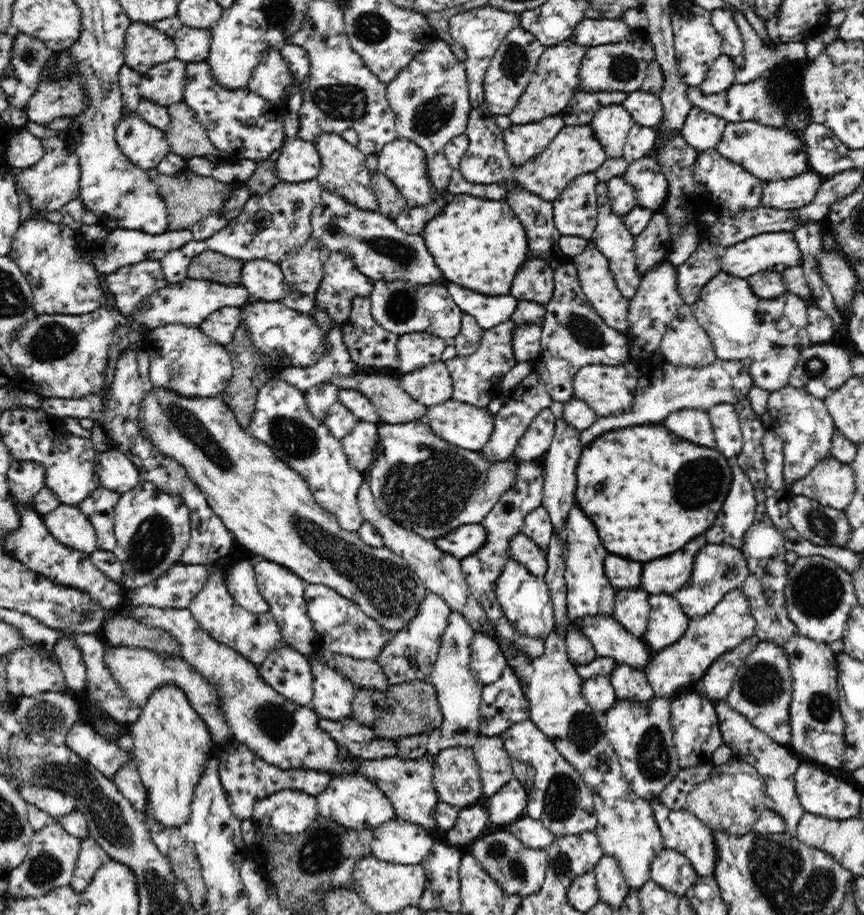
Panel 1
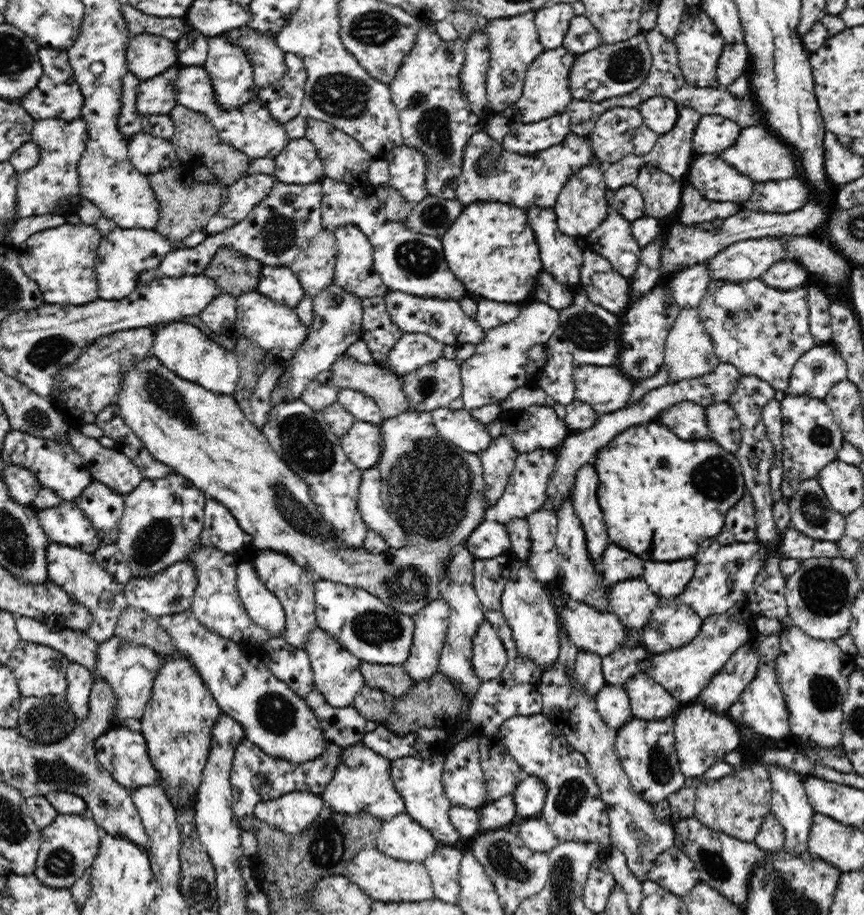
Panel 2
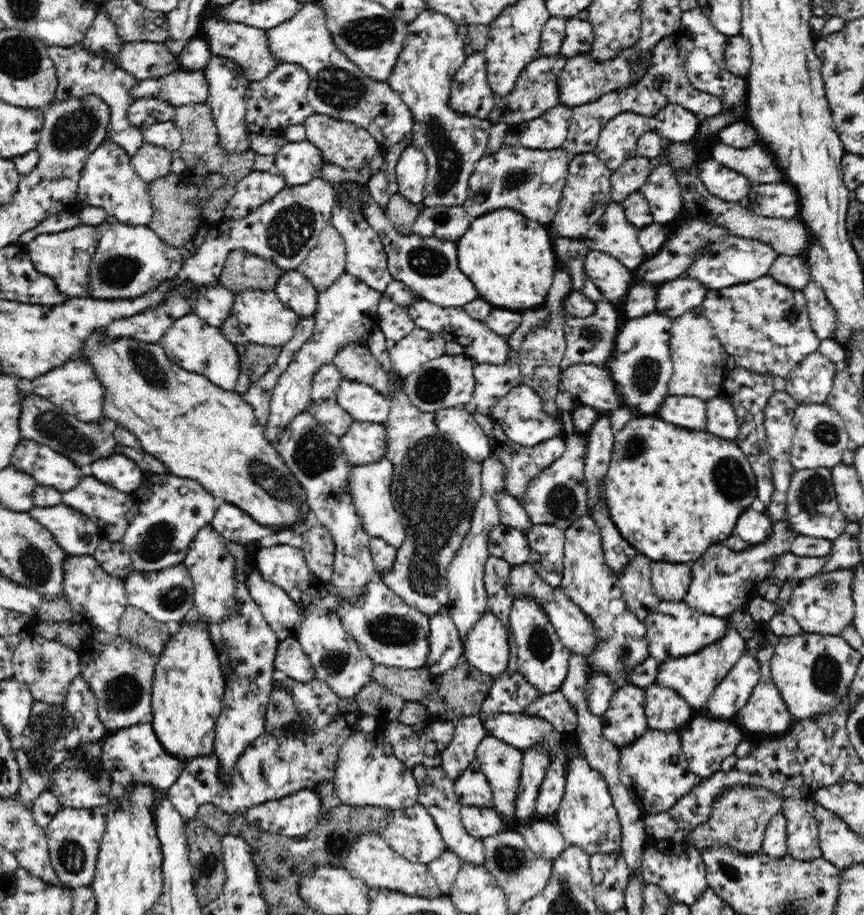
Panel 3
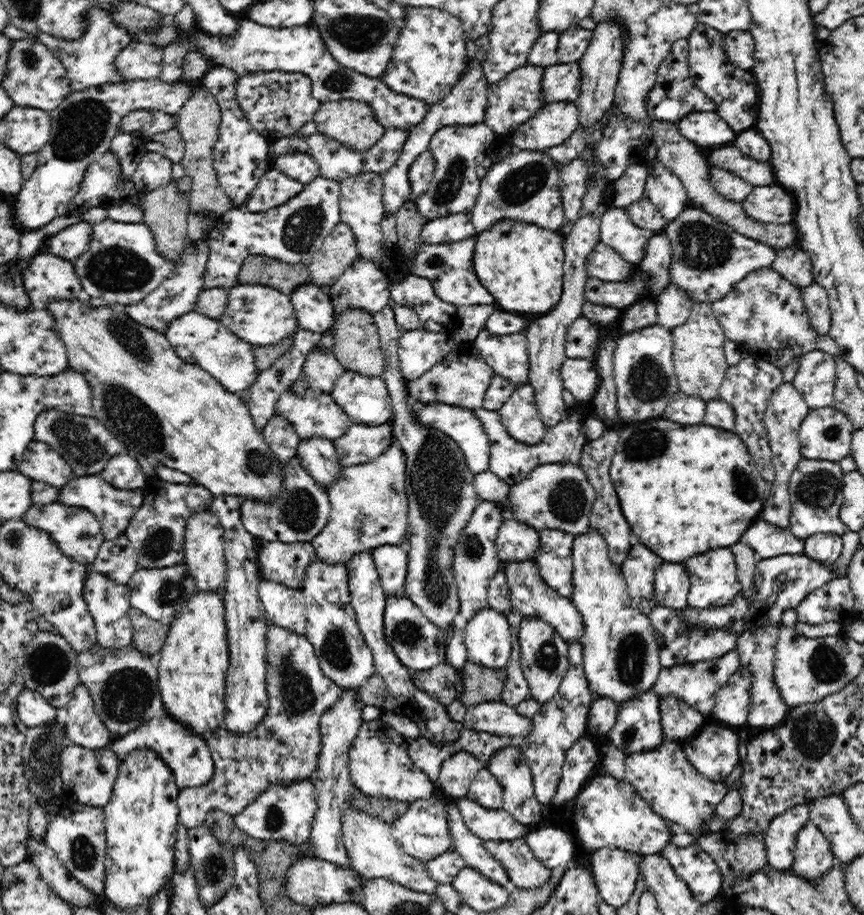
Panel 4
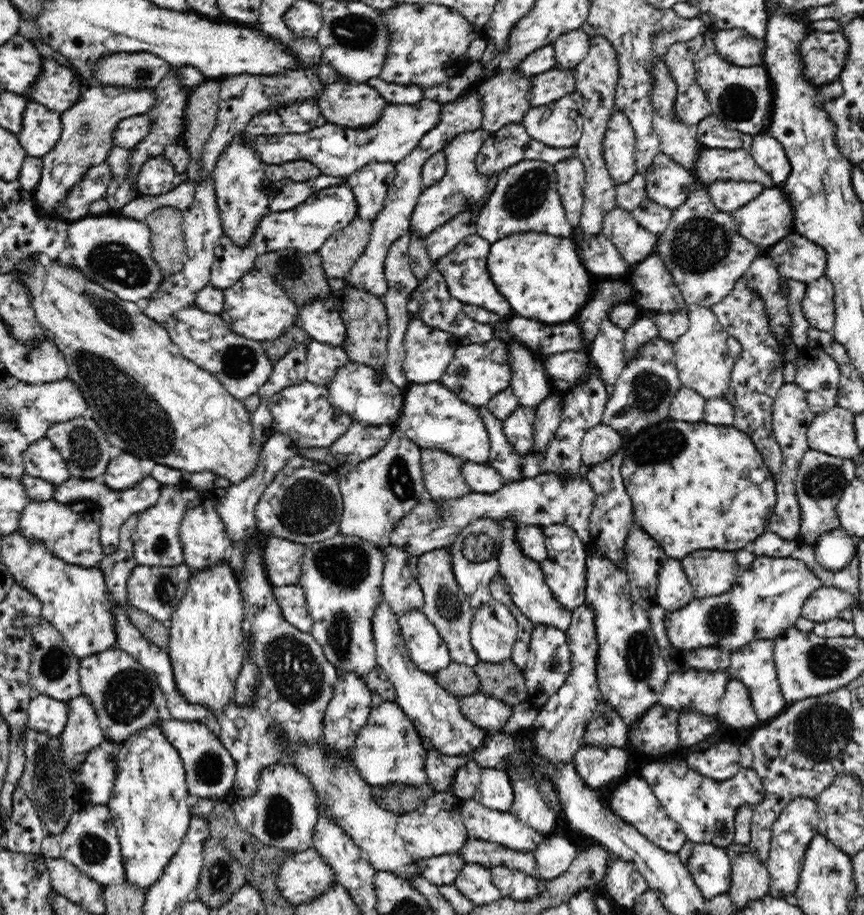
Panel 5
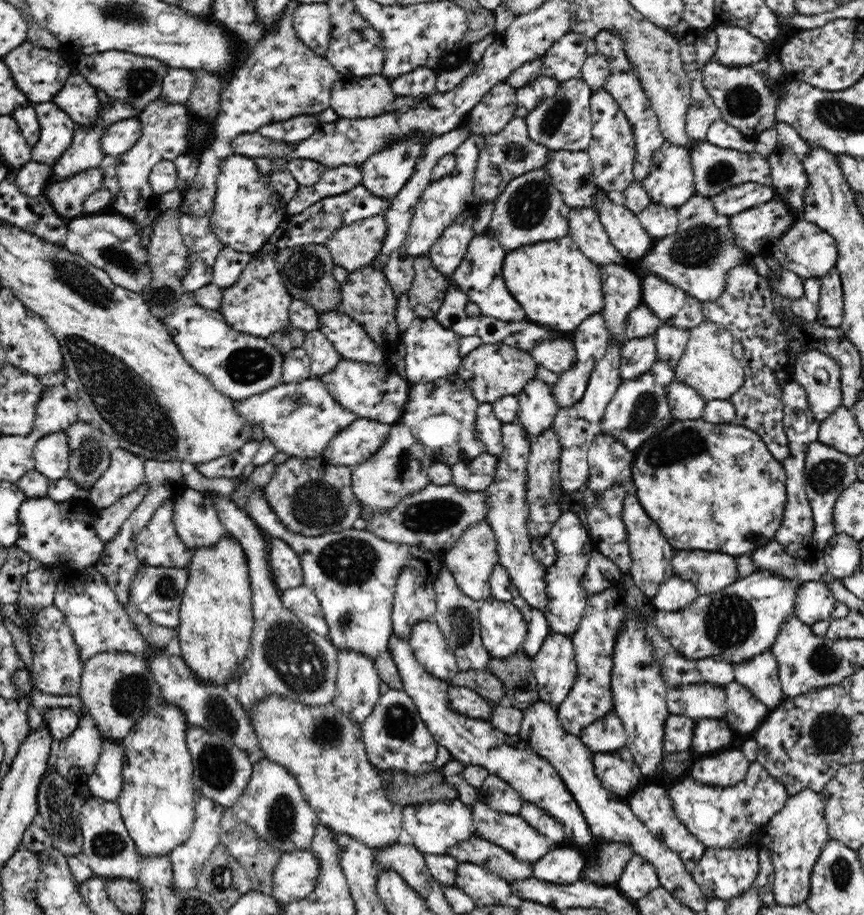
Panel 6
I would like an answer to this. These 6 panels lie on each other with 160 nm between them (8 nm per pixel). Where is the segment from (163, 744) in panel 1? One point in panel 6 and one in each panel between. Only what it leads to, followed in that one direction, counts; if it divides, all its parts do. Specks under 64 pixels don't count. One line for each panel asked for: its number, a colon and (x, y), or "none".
2: (177, 723)
3: (188, 692)
4: (191, 672)
5: (205, 644)
6: (216, 617)

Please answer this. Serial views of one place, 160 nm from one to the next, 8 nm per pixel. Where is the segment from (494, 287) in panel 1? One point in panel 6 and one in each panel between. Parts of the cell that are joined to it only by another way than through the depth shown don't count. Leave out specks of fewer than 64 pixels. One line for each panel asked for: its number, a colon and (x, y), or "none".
2: (491, 248)
3: (509, 258)
4: (521, 265)
5: (541, 276)
6: (557, 286)

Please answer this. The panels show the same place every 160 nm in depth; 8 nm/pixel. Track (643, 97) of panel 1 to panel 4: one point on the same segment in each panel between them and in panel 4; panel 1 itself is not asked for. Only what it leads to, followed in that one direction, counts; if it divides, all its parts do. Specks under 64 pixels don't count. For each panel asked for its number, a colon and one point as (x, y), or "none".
2: (658, 113)
3: (673, 122)
4: (706, 129)

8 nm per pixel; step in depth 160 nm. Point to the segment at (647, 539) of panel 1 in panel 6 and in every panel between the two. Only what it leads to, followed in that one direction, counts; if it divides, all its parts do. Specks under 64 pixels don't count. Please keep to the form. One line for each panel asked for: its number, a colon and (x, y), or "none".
2: (661, 497)
3: (671, 504)
4: (673, 481)
5: (694, 486)
6: (712, 487)

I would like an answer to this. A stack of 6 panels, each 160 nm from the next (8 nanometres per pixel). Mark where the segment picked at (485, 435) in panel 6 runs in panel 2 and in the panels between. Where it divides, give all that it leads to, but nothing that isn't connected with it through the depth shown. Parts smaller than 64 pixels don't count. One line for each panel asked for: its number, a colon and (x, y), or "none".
2: (525, 494)
3: (522, 464)
4: (512, 461)
5: (583, 407)

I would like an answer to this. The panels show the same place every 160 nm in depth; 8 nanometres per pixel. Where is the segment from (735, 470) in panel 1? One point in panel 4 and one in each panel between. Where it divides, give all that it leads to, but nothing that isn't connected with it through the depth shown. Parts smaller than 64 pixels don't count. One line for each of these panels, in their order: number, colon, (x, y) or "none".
2: (739, 520)
3: (753, 527)
4: (767, 540)

